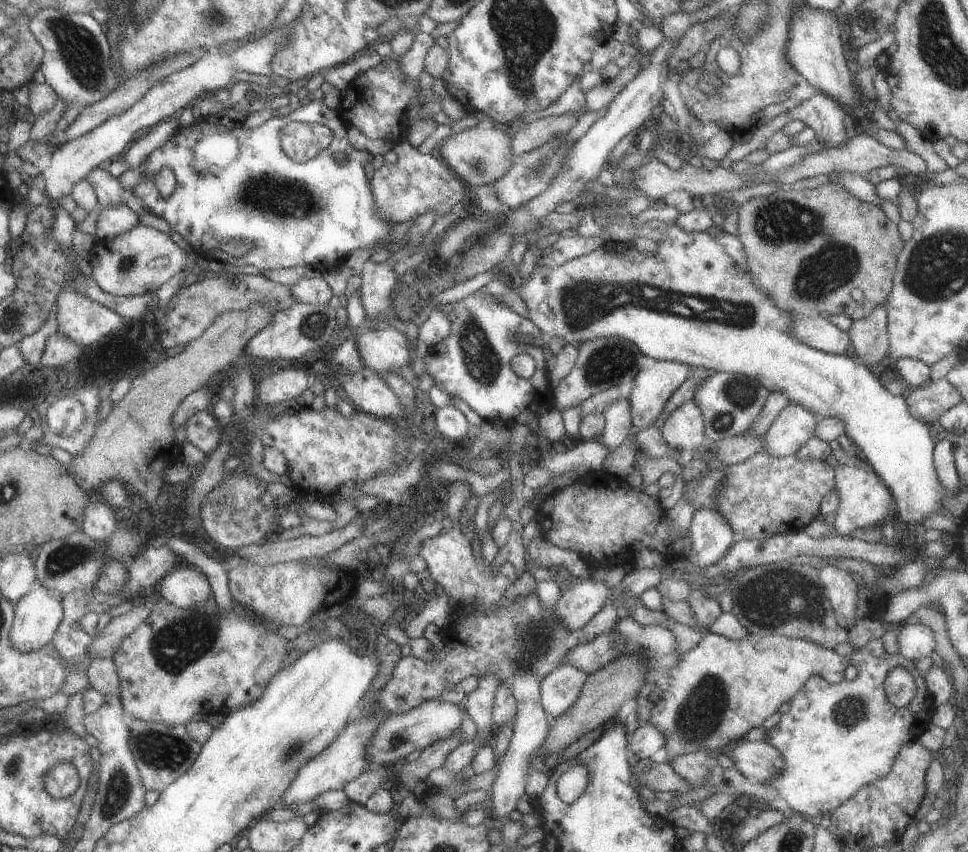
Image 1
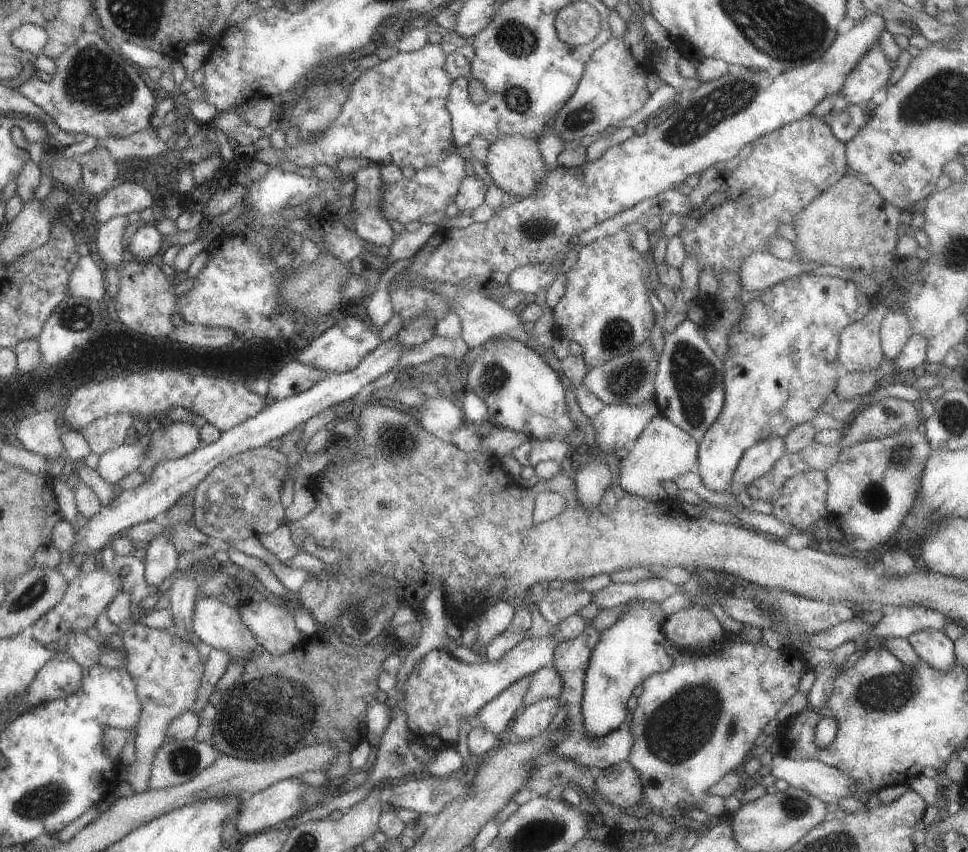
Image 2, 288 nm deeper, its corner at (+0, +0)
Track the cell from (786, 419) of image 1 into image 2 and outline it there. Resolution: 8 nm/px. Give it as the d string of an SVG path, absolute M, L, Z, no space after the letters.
M769 436L757 444L753 444L741 456L737 470L733 470L729 494L737 496L739 490L747 488L757 478L763 478L775 466L775 462L779 462L779 458L783 454L785 454L785 444L783 444L781 436Z

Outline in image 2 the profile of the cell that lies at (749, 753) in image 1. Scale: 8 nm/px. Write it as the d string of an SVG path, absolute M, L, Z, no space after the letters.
M775 754L769 762L769 774L775 782L783 780L789 788L803 790L831 808L837 806L839 798L855 792L855 782L847 774L819 760L791 760L789 756Z

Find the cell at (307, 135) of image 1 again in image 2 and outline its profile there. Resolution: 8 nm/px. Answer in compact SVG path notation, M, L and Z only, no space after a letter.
M427 42L415 52L399 52L385 62L377 62L349 84L347 98L333 120L303 140L299 138L295 146L265 146L253 152L255 160L269 168L281 160L299 168L315 168L319 164L333 168L343 158L365 158L377 166L411 166L415 172L439 164L447 158L449 152L445 150L453 144L451 116L445 108L453 80L443 70L445 60L447 54Z

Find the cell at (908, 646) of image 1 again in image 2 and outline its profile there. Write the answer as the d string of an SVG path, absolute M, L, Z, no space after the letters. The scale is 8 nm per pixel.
M921 606L909 608L891 608L885 616L875 624L873 638L901 638L907 640L919 632L941 632L945 630L947 618L935 610L927 610Z

